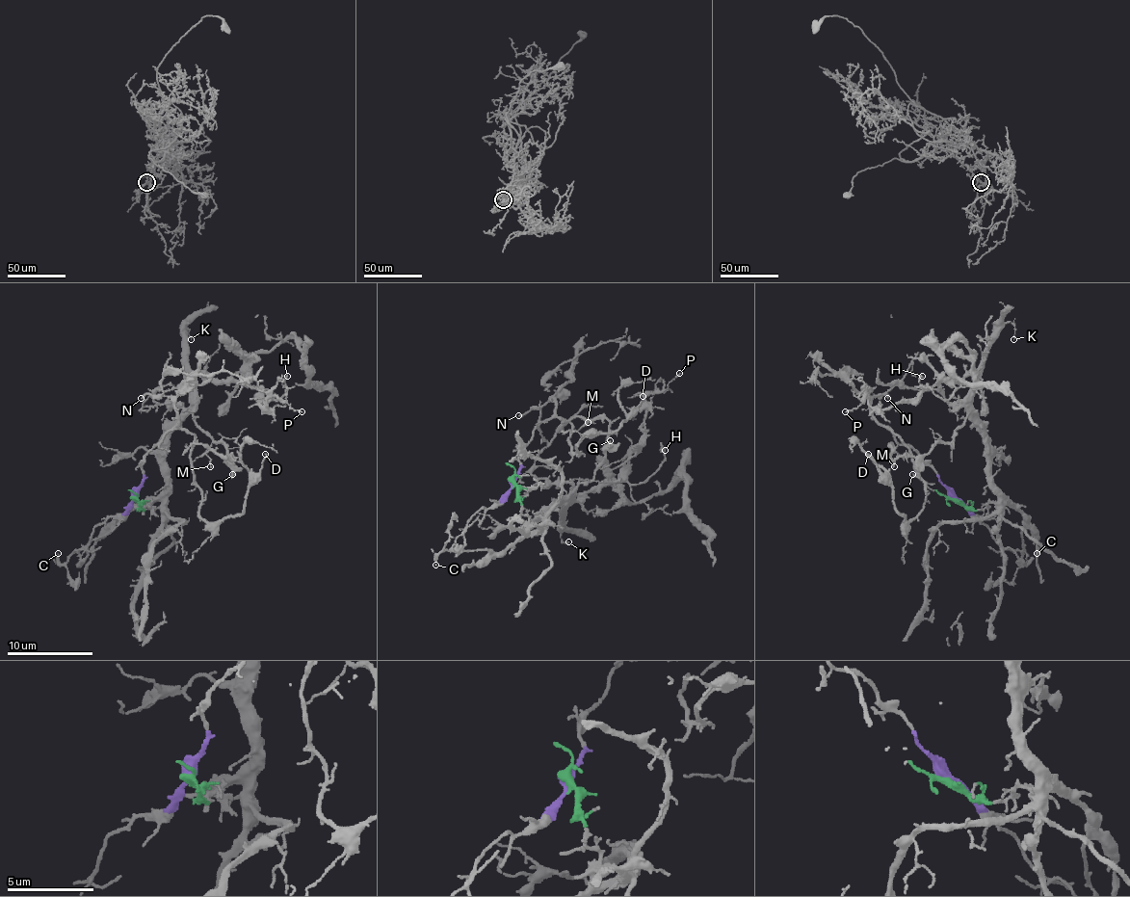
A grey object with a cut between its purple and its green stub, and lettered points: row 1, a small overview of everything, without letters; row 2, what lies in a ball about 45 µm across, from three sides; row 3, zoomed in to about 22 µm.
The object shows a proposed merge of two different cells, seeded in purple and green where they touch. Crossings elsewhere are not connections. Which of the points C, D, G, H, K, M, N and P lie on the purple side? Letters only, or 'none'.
D, N

